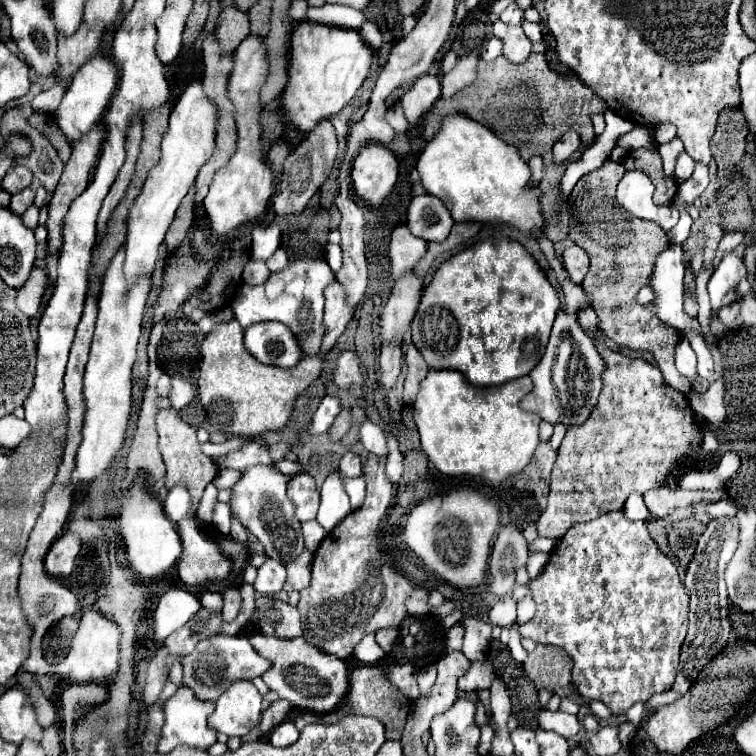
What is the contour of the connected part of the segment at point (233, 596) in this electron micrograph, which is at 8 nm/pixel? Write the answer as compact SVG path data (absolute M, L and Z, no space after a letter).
M226 589L222 591L222 617L224 621L234 621L242 609L242 595L238 589Z

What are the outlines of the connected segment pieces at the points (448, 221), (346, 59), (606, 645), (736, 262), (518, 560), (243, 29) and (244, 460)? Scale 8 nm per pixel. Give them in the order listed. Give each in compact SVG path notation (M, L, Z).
M418 195L408 205L406 225L416 237L420 237L428 243L430 241L442 243L448 239L448 235L454 227L454 219L438 197Z
M312 21L296 23L290 33L288 83L282 91L282 113L296 131L308 133L320 119L338 113L360 89L372 65L372 51L354 29L322 25Z
M618 509L618 511L602 513L600 517L588 521L588 523L574 525L568 531L568 535L564 535L562 541L556 545L556 549L550 553L550 561L546 563L542 575L538 575L532 581L532 597L536 601L536 613L528 623L520 625L522 637L530 637L532 641L540 641L540 643L556 645L556 647L564 649L570 655L570 659L574 661L574 667L572 667L574 679L572 681L578 687L578 693L586 701L594 701L594 699L602 701L612 711L612 715L618 717L618 715L624 715L634 703L646 701L654 693L662 693L662 691L668 691L672 687L674 677L676 677L678 659L680 659L680 645L682 645L682 641L686 637L686 629L688 629L688 593L686 593L684 583L680 581L678 563L670 555L666 555L658 549L656 541L648 533L646 521L628 521L624 517L624 511Z
M734 251L726 253L708 281L710 307L716 311L716 307L720 309L724 305L730 305L748 295L750 291L752 287L746 279L746 267L742 257L738 257Z
M506 525L500 527L500 533L494 541L488 573L490 573L490 591L498 597L506 595L514 587L516 571L528 559L528 541L520 529Z
M224 7L218 21L216 21L214 35L220 43L222 53L230 55L240 45L240 41L250 35L248 15L236 7Z
M250 441L240 451L230 453L230 455L218 459L218 463L228 463L228 467L232 467L232 469L244 471L244 467L250 467L250 465L272 463L272 459L268 457L268 447L266 445L260 445L256 441Z

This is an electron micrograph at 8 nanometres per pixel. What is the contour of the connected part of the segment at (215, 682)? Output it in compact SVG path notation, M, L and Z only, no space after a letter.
M216 635L212 639L204 639L196 645L196 649L182 659L184 677L182 683L190 687L200 701L216 701L224 689L230 687L236 679L254 679L260 677L272 663L260 657L254 647L248 643L244 635Z

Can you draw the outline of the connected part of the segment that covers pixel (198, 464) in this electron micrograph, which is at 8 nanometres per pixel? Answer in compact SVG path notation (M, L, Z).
M174 408L161 409L156 415L156 429L158 429L158 437L160 437L160 453L164 457L166 463L166 487L174 487L178 483L186 485L192 493L192 499L200 499L204 493L204 487L216 477L218 473L218 465L214 463L214 459L206 457L200 449L198 443L198 427L188 425L182 415Z

